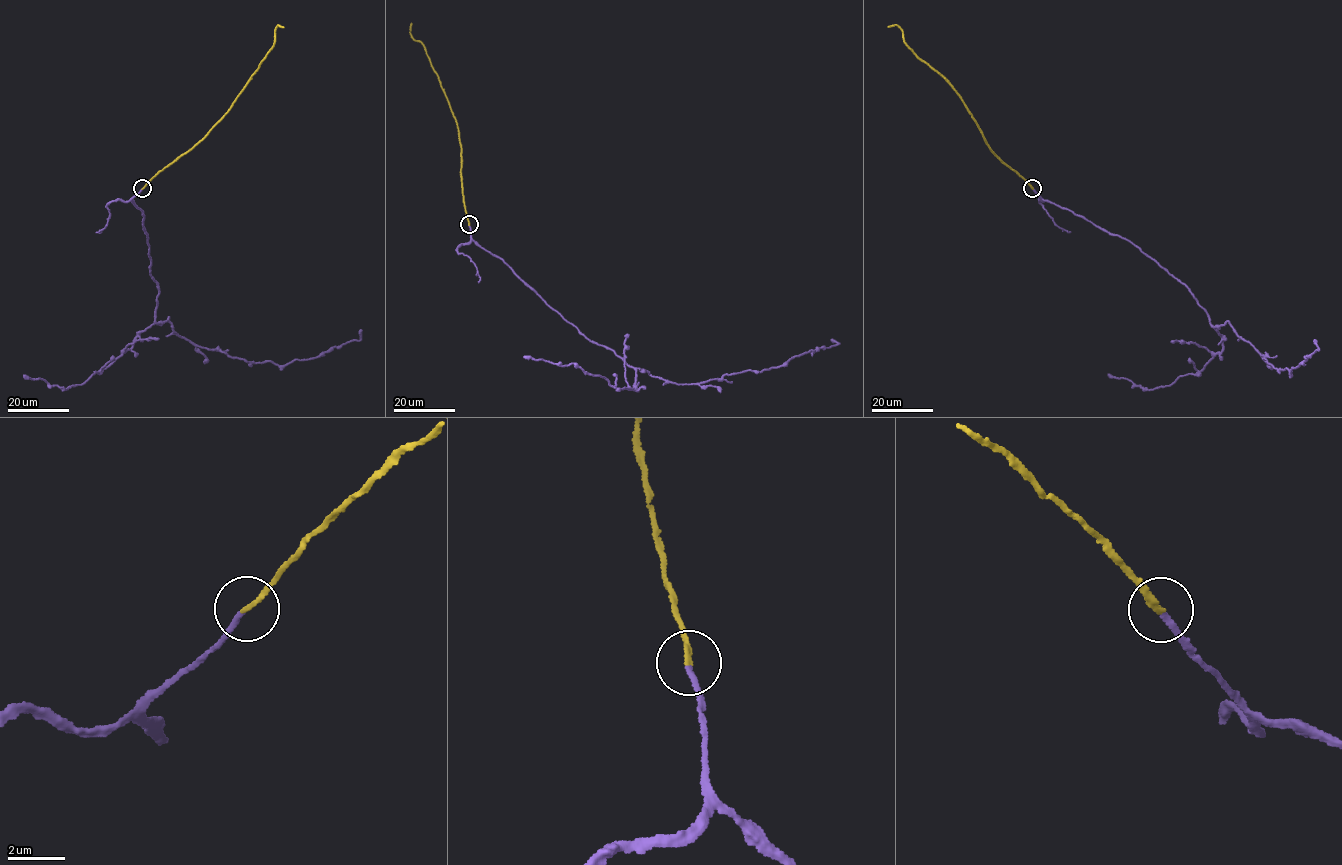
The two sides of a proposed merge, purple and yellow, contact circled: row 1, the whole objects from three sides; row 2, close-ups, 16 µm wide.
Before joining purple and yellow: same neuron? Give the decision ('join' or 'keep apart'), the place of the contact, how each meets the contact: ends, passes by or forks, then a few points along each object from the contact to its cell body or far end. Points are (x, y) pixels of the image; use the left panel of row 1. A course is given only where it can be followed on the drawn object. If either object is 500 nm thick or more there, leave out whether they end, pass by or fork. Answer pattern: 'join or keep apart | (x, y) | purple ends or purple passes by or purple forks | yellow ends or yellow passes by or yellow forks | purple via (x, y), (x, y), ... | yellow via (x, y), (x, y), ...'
join | (142, 188) | purple ends | yellow ends | purple via (142, 189), (131, 198), (143, 214), (157, 323), (168, 317), (197, 344), (279, 365), (359, 340), (362, 329) | yellow via (143, 189), (159, 171), (188, 152), (220, 120), (264, 59), (274, 42), (277, 25), (283, 27)

